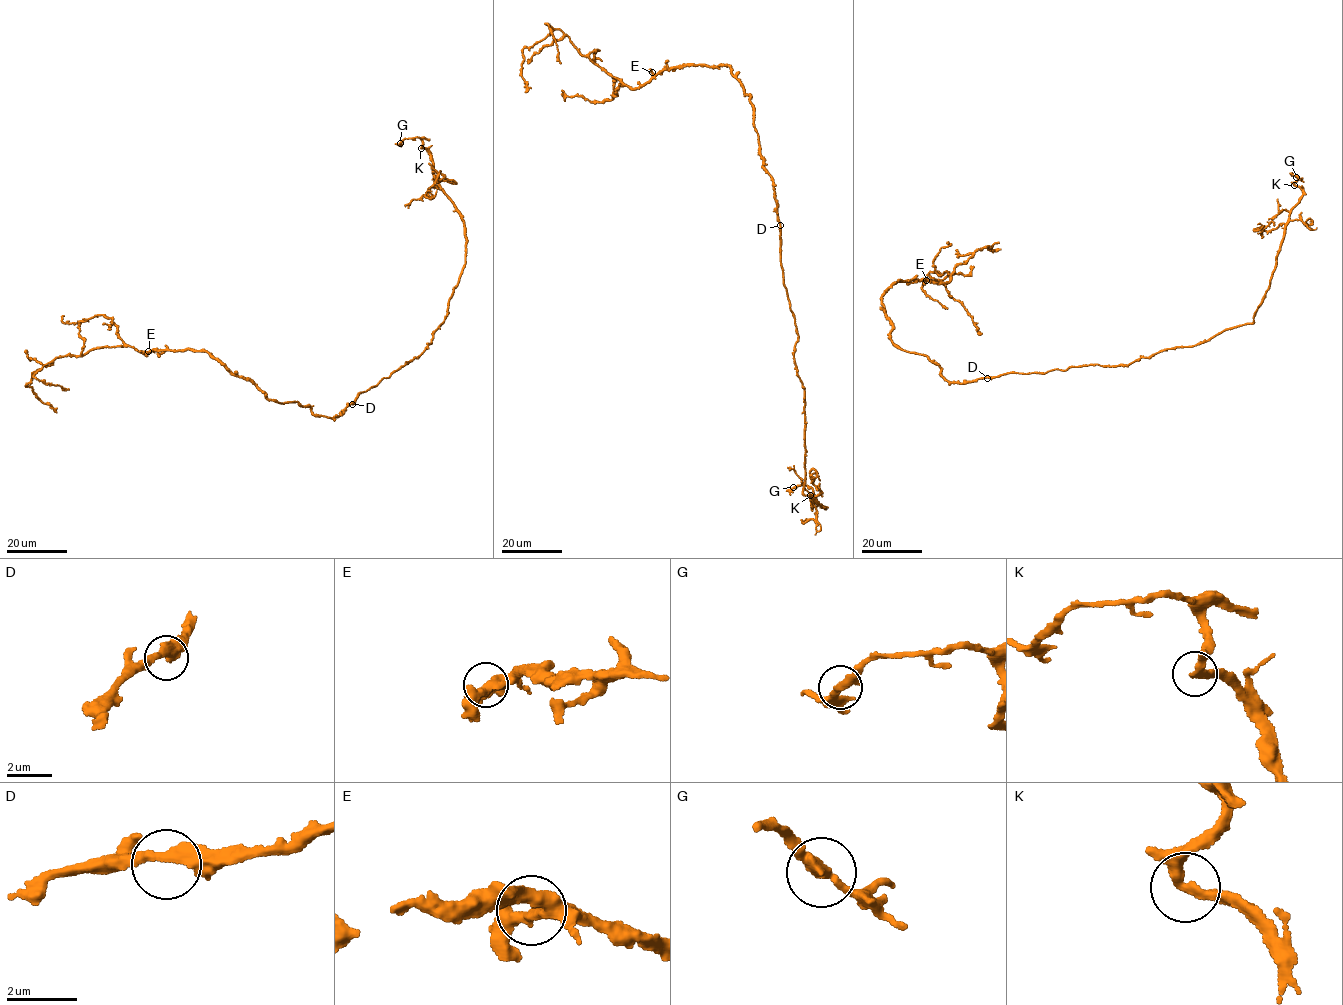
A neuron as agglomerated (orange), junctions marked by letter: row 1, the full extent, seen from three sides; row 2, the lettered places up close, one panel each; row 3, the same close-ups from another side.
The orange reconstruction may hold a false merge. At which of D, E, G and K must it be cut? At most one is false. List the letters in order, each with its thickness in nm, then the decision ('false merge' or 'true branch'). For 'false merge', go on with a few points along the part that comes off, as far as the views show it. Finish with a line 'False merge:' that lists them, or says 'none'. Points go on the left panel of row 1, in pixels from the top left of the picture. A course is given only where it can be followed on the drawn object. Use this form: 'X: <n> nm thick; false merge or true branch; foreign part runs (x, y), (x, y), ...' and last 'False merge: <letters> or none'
D: 360 nm thick; true branch
E: 360 nm thick; true branch
G: 340 nm thick; true branch
K: 320 nm thick; true branch
False merge: none

